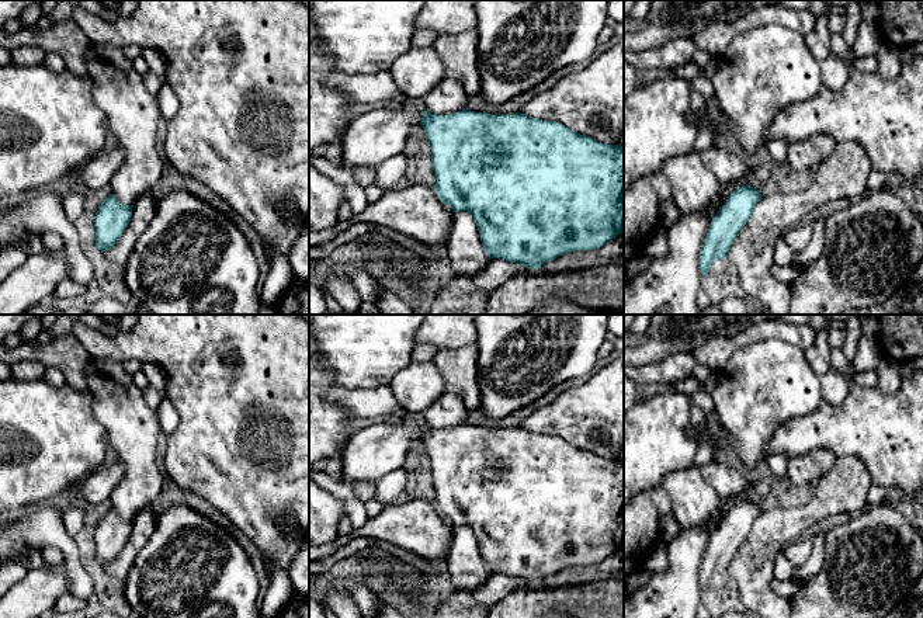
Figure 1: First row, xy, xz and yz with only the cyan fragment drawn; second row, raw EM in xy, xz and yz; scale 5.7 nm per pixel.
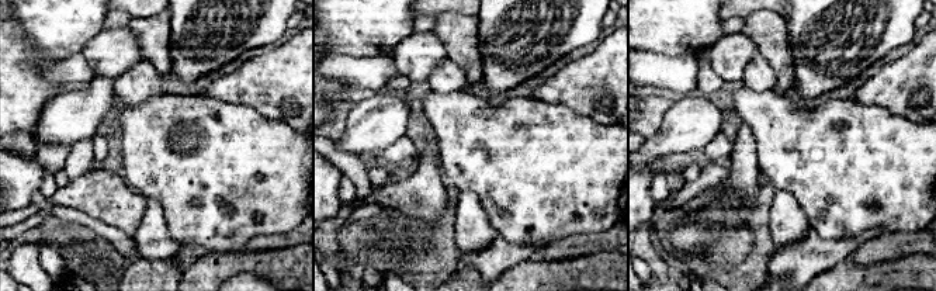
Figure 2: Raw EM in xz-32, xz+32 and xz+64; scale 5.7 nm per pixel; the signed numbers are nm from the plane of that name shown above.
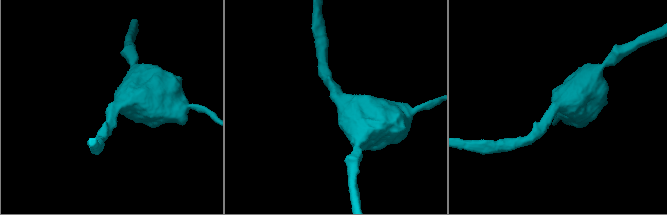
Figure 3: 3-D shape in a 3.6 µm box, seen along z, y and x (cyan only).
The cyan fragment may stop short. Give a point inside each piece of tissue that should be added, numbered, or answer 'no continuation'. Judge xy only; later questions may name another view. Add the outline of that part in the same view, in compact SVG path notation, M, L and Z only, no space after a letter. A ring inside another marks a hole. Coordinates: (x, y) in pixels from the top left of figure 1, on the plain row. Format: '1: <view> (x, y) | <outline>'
no continuation

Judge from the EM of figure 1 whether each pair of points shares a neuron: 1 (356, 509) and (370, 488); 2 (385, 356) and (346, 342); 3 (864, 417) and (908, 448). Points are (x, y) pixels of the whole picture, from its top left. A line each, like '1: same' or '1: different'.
1: different
2: same
3: same

